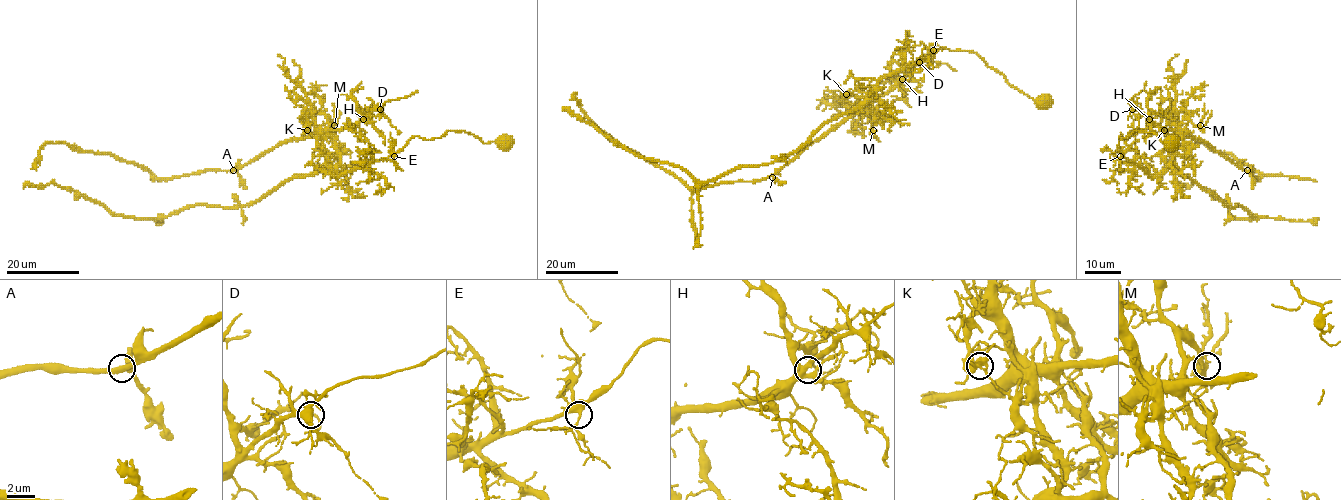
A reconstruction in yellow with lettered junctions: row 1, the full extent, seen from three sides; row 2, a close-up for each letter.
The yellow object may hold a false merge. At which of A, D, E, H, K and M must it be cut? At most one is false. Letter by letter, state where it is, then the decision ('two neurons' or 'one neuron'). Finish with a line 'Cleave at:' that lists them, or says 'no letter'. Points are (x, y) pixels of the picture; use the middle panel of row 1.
A: place (772, 177); one neuron
D: place (919, 62); one neuron
E: place (933, 50); one neuron
H: place (902, 79); one neuron
K: place (846, 94); two neurons
M: place (873, 130); one neuron
Cleave at: K

